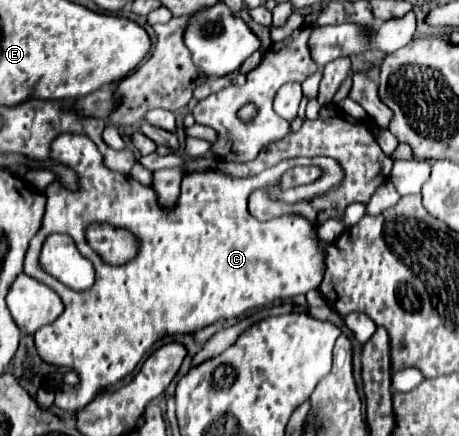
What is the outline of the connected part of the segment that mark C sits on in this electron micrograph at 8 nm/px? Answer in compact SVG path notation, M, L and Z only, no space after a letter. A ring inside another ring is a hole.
M70 133L60 135L52 143L50 159L60 161L64 165L70 165L78 173L80 189L68 191L60 185L58 179L44 189L44 193L48 197L46 215L44 215L44 223L42 223L40 233L30 241L26 261L24 261L24 273L30 277L36 277L38 281L52 287L62 297L62 301L66 305L64 313L54 323L40 327L34 333L38 355L46 363L56 365L56 367L72 367L78 373L80 383L76 387L63 384L55 391L54 405L62 411L74 413L74 411L86 407L86 403L90 403L90 399L94 399L94 395L102 393L106 387L124 379L128 373L134 371L134 367L140 363L140 359L162 337L166 337L170 333L172 335L186 335L186 333L200 331L200 329L212 325L214 321L238 317L240 313L244 313L248 309L268 305L276 299L302 295L310 289L316 289L322 281L324 255L318 249L320 239L316 237L312 223L308 223L300 215L280 215L280 217L274 217L270 221L258 221L248 211L248 197L254 189L270 187L272 181L278 181L282 177L282 173L294 165L316 165L322 169L322 175L316 181L312 181L310 185L282 191L280 199L286 203L296 203L300 199L320 195L324 191L328 191L332 185L340 183L342 175L344 175L338 161L334 161L330 157L286 159L286 161L280 161L278 165L254 175L254 177L244 177L244 179L234 179L234 177L230 177L218 169L204 171L204 173L186 173L182 177L182 191L180 191L178 207L170 213L164 213L158 207L152 187L144 187L142 183L134 181L128 175L114 173L114 171L106 169L102 165L102 155L98 153L96 145L84 135L70 135ZM94 221L96 223L122 225L122 227L130 229L140 239L138 257L124 267L106 265L90 249L90 245L86 243L86 237L84 237L86 227ZM50 233L68 233L76 241L76 247L80 249L80 253L92 261L92 265L96 269L96 281L90 289L74 291L74 289L58 283L56 279L52 279L52 275L46 275L42 269L36 269L36 253L40 253L42 237L46 237Z

